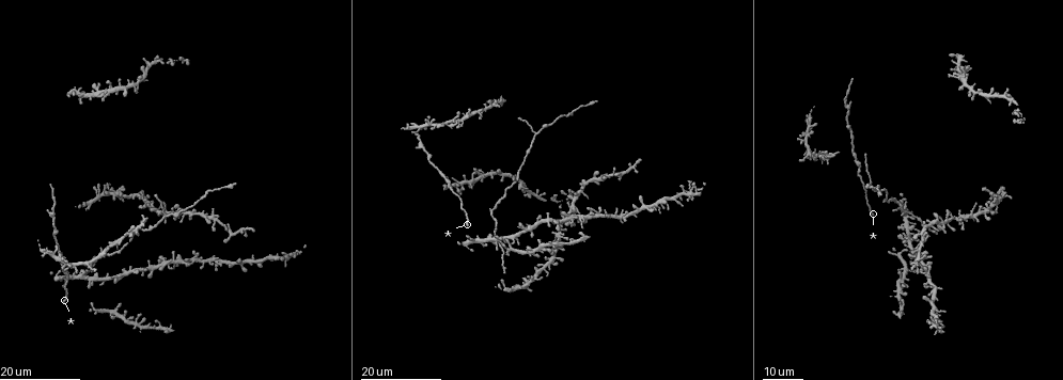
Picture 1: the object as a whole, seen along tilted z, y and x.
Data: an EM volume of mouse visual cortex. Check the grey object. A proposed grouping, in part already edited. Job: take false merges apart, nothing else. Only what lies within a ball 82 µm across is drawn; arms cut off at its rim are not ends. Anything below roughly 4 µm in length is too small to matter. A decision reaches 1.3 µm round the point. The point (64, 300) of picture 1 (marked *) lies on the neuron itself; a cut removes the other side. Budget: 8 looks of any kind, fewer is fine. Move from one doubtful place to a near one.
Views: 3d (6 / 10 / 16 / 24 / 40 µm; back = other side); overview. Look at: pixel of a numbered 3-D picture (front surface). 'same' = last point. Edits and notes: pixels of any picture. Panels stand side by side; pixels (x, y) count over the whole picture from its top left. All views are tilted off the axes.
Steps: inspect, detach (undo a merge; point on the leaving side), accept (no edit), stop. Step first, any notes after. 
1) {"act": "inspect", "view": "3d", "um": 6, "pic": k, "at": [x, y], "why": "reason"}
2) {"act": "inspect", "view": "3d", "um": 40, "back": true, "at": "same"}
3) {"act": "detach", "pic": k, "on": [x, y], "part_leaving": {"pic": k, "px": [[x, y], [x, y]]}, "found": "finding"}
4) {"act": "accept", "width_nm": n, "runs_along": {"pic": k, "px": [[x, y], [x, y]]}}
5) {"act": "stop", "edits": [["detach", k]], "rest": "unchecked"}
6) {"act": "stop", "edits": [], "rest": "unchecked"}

{"act": "inspect", "view": "3d", "um": 24, "pic": 1, "at": [167, 211], "why": "four-way junction"}

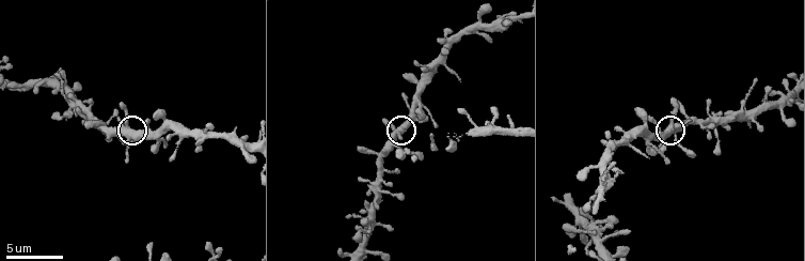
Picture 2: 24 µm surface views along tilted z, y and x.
{"act": "inspect", "view": "3d", "um": 10, "pic": 2, "at": [131, 130]}

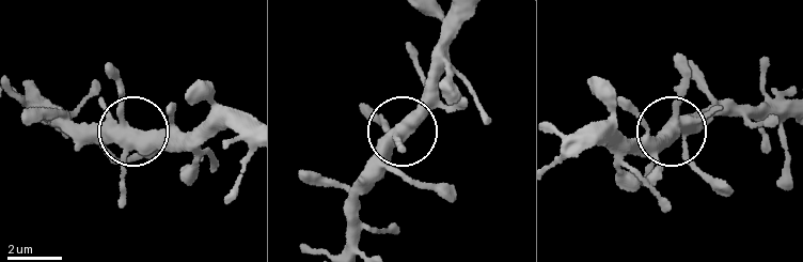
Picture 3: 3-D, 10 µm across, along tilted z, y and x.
{"act": "accept", "width_nm": 420, "found": "continuous, no second neuron"}

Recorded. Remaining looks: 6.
{"act": "inspect", "view": "3d", "um": 10, "pic": 2, "at": [68, 101]}

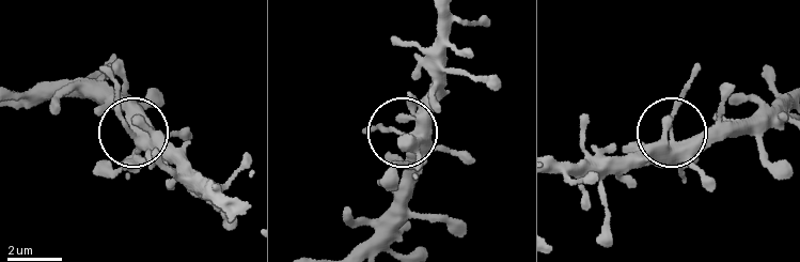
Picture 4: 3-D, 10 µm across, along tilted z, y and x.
{"act": "accept", "found": "continuous, no second neuron"}

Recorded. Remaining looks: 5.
{"act": "inspect", "view": "3d", "um": 16, "pic": 1, "at": [538, 134], "why": "side arm on a straight run"}

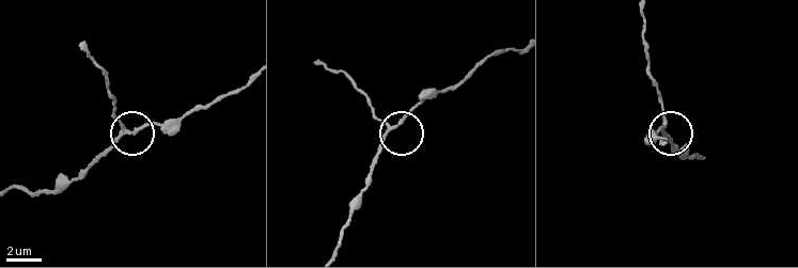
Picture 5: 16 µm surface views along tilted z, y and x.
{"act": "inspect", "view": "3d", "um": 10, "pic": 5, "at": [396, 126]}

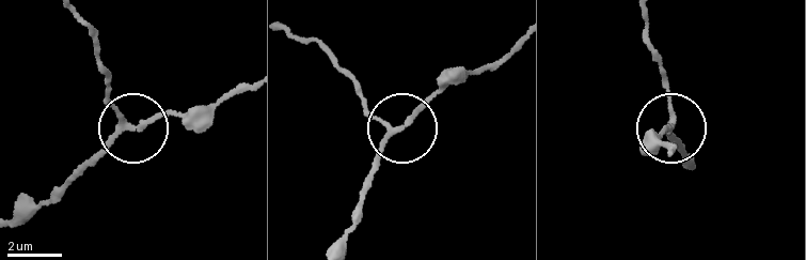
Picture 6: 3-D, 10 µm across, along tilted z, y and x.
{"act": "accept", "width_nm": 170, "runs_along": {"pic": 6, "px": [[342, 243], [375, 155], [419, 113], [443, 71]]}, "found": "all the same neuron"}

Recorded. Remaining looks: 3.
{"act": "inspect", "view": "3d", "um": 16, "pic": 1, "at": [913, 216], "why": "side arm on a straight run"}

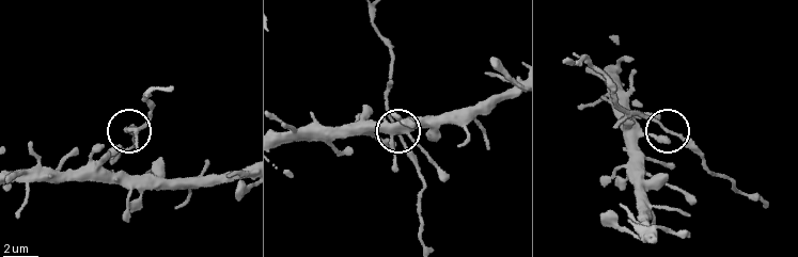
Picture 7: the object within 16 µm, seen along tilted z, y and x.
{"act": "inspect", "view": "3d", "um": 10, "pic": 7, "at": [671, 130]}

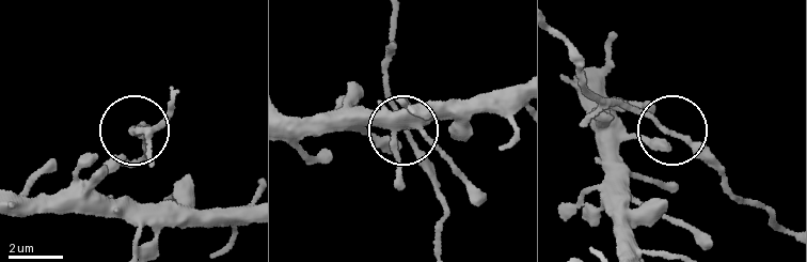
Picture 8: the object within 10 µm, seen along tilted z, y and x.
{"act": "inspect", "view": "3d", "um": 6, "pic": 8, "at": [672, 132]}

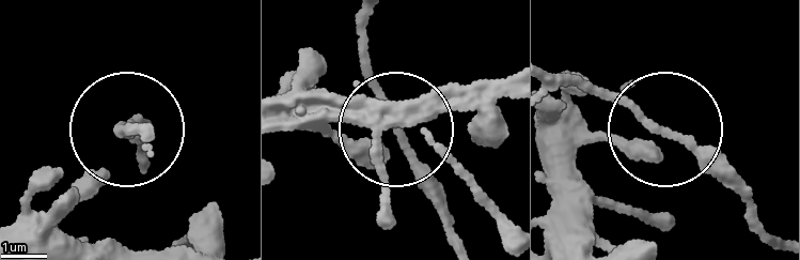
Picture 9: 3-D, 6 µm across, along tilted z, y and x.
{"act": "accept", "side_arm_um": 9, "found": "all the same neuron"}

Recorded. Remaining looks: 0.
{"act": "stop", "edits": [], "rest": "unchecked"}

